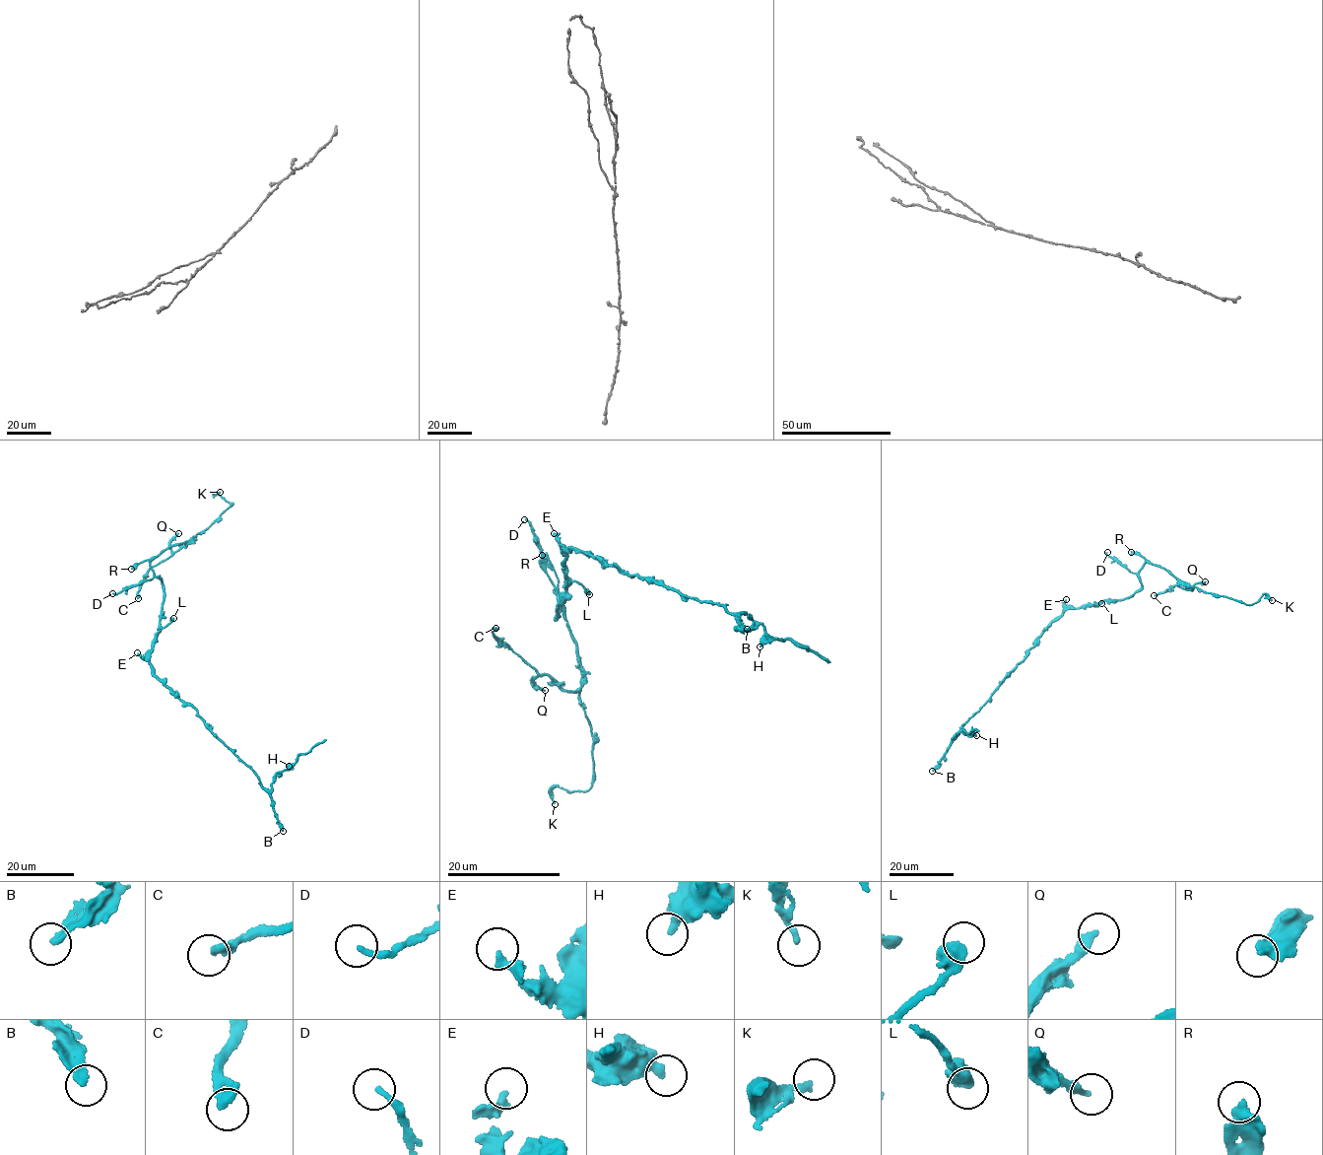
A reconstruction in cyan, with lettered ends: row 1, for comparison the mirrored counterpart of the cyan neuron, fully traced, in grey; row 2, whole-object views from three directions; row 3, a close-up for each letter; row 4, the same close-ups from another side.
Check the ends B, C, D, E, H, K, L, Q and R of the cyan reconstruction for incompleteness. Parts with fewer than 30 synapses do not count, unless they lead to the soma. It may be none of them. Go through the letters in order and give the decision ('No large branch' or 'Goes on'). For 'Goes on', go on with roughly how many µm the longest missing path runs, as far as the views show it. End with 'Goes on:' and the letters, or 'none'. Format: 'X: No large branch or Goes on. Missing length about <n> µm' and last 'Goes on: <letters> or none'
B: No large branch
C: No large branch
D: No large branch
E: No large branch
H: No large branch
K: No large branch
L: No large branch
Q: No large branch
R: No large branch
Goes on: none

